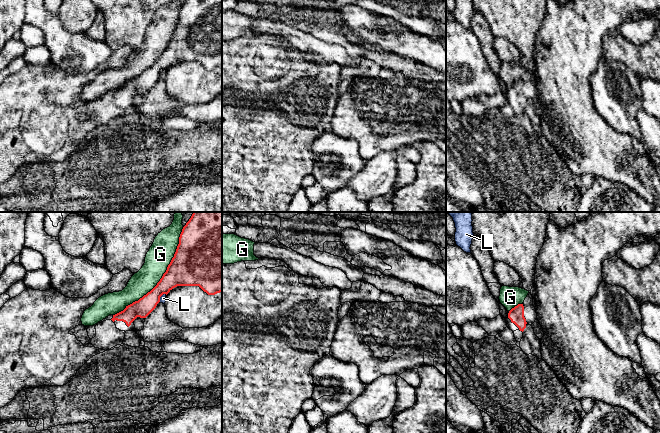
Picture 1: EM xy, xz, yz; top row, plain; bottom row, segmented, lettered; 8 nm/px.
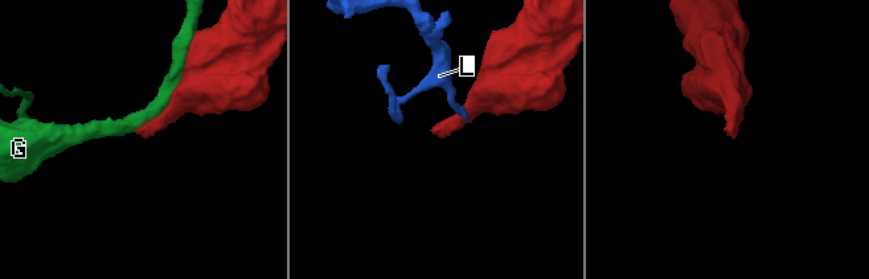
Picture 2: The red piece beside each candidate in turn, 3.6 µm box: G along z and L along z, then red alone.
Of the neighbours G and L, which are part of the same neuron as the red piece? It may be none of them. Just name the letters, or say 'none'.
none

